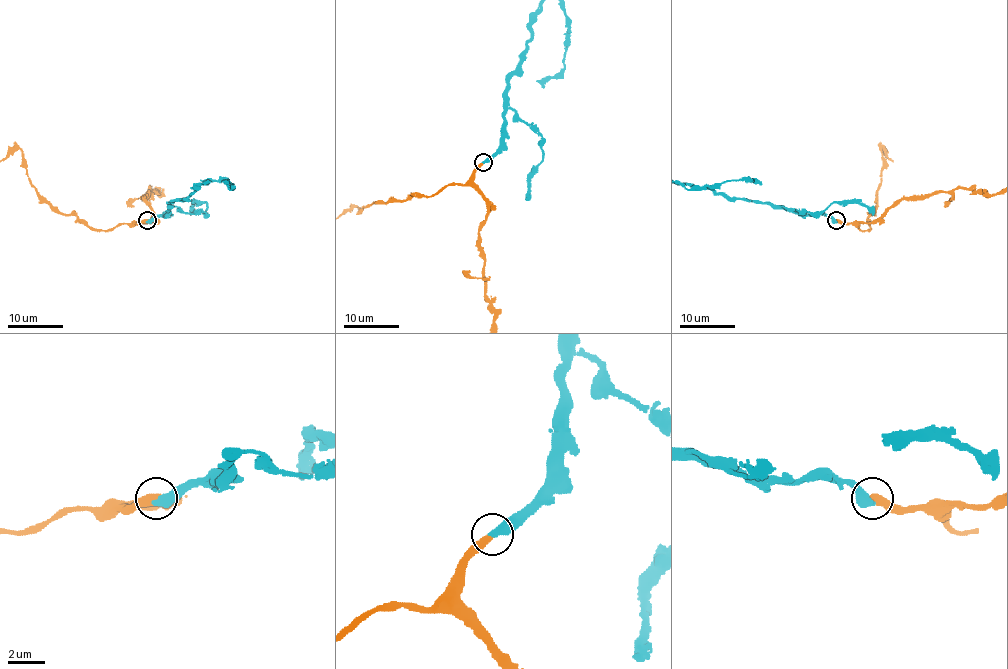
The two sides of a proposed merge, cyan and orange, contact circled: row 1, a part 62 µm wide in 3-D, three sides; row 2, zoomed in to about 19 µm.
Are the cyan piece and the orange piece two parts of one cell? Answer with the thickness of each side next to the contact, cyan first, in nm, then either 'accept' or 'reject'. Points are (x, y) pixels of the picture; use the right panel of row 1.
calibres 480 and 440 nm; accept

